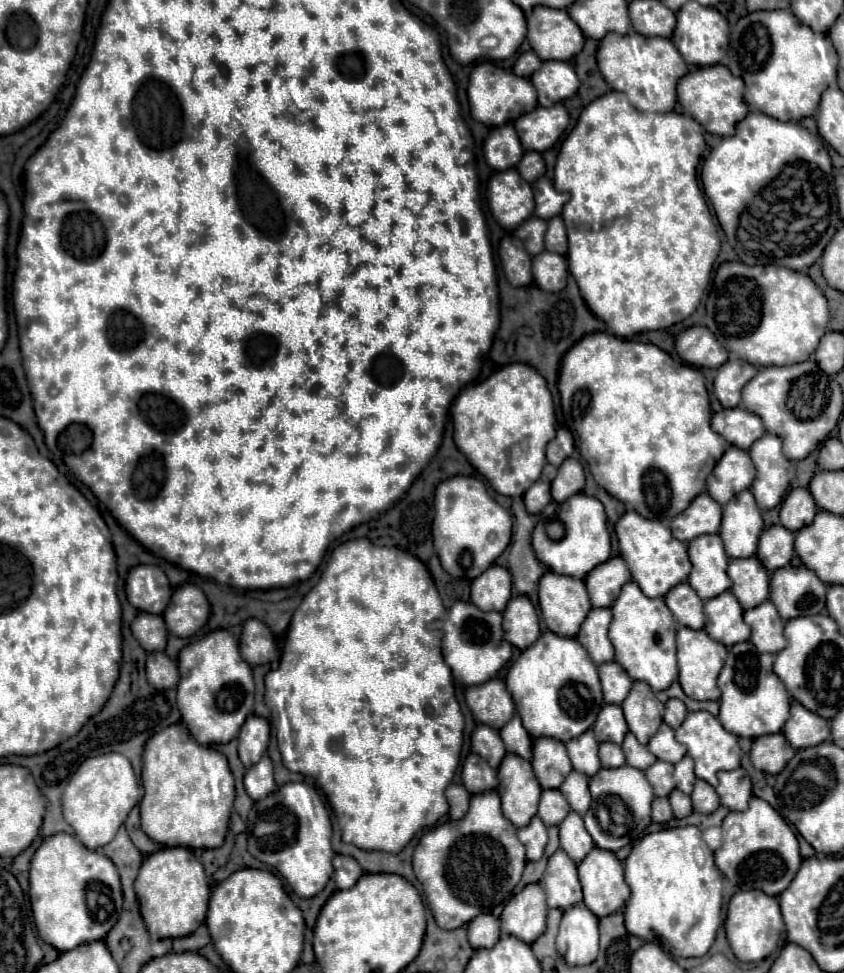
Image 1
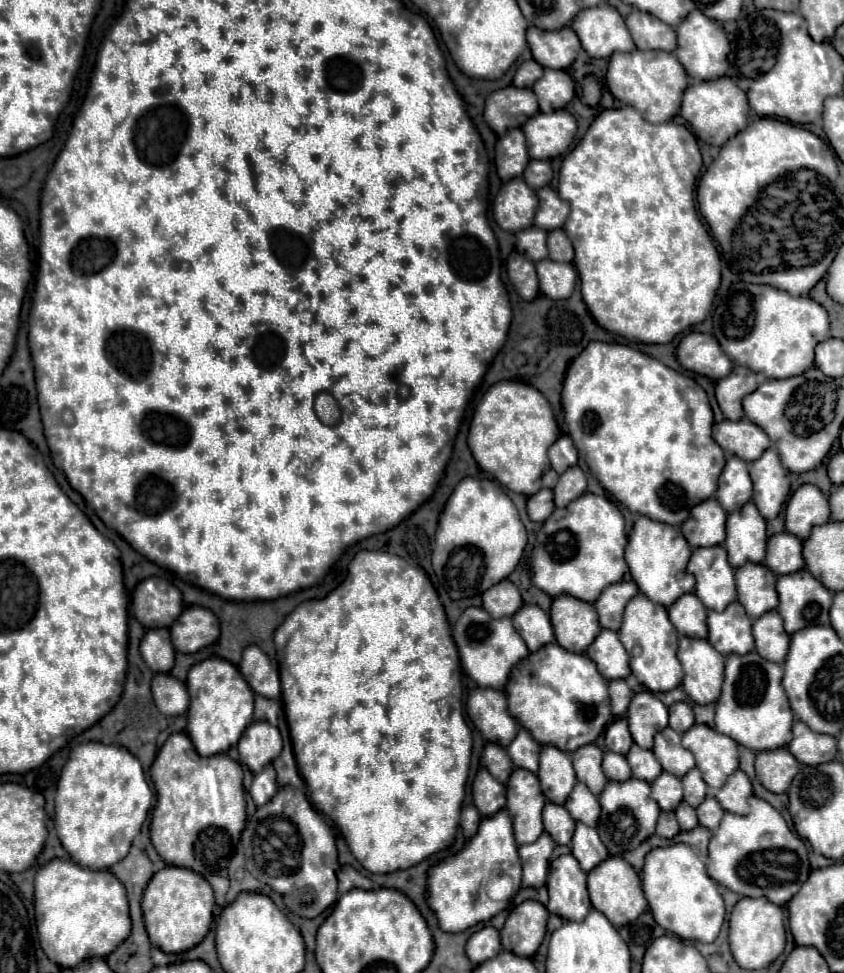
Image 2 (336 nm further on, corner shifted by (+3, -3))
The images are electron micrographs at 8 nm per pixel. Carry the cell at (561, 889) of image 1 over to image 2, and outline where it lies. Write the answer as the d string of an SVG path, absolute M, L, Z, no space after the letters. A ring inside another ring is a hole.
M573 854L559 856L551 862L549 878L549 904L547 910L565 920L583 920L591 910L587 894L587 874L581 870Z

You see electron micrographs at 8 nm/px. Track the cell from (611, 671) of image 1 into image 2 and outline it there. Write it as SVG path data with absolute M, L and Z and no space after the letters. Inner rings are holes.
M625 680L609 682L609 698L611 698L611 712L615 716L625 716L627 706L629 706L629 702L633 698L633 692L629 690Z

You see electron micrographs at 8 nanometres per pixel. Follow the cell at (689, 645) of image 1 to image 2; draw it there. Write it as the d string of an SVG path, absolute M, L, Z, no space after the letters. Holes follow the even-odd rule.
M681 636L677 658L683 666L683 690L695 704L717 702L723 686L725 656L719 654L707 640Z

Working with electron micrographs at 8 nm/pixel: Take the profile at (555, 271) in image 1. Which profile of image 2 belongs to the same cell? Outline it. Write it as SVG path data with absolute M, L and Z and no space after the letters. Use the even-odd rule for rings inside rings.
M543 260L535 264L539 274L539 288L541 294L553 298L553 300L565 300L571 296L577 280L577 270L571 262L555 262L555 260Z

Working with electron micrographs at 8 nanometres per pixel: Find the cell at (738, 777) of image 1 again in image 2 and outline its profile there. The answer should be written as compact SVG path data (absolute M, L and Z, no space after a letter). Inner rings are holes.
M735 770L727 778L727 782L713 792L717 802L723 806L723 810L733 812L733 814L747 814L749 812L749 796L753 794L751 790L751 780L743 770Z

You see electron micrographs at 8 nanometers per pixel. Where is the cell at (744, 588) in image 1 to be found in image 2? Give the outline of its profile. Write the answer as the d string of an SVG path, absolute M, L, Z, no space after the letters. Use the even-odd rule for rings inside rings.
M765 564L741 566L739 570L735 570L737 600L743 604L751 620L777 608L779 600L775 582L777 576L771 570L767 570Z

